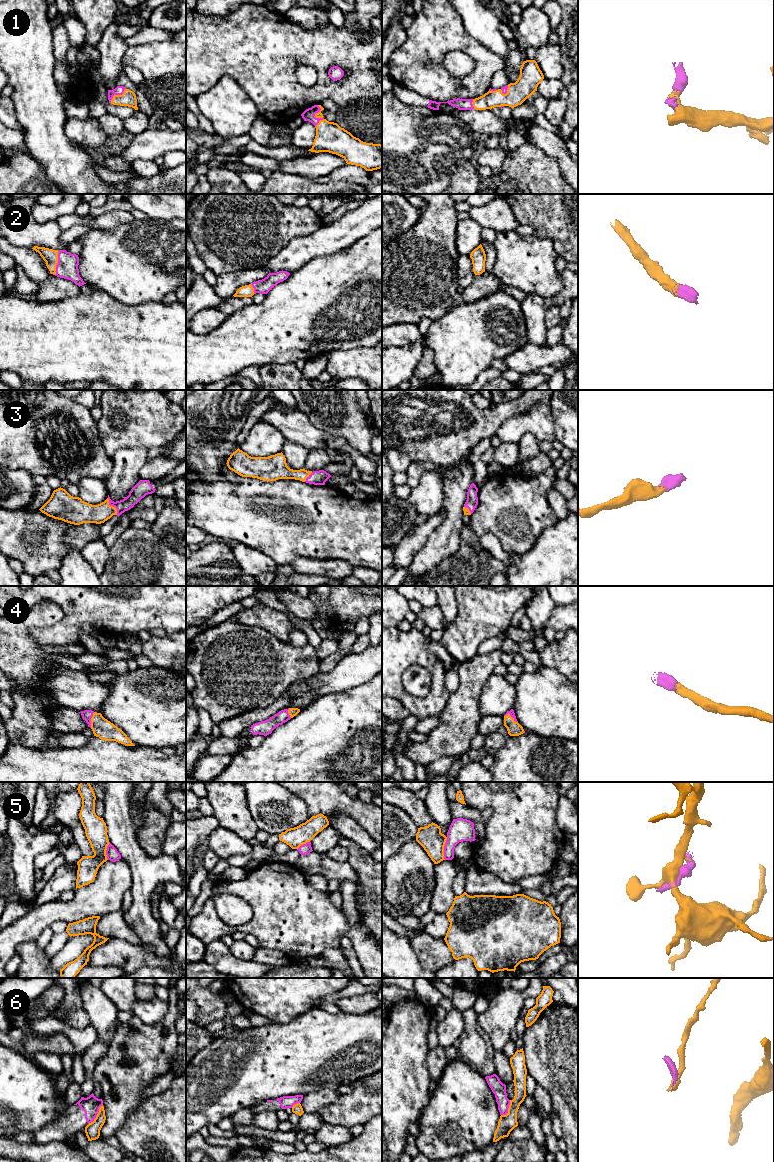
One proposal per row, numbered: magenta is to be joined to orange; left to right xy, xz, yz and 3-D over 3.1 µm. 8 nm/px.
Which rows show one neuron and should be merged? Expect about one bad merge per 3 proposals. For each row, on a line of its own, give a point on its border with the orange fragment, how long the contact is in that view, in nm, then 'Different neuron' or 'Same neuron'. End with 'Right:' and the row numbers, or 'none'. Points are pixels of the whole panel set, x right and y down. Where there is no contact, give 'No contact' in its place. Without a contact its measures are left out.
1: Touches orange at xy (117, 95). Shared border 170 nm. Same neuron
2: Touches orange at xy (57, 262). Shared border 200 nm. Same neuron
3: Touches orange at xy (112, 506). Shared border 160 nm. Same neuron
4: Touches orange at yz (510, 716). Shared border 130 nm. Same neuron
5: Touches orange at yz (443, 848). Shared border 190 nm. Different neuron
6: Touches orange at xy (97, 1115). Shared border 200 nm. Different neuron
Right: 1, 2, 3, 4

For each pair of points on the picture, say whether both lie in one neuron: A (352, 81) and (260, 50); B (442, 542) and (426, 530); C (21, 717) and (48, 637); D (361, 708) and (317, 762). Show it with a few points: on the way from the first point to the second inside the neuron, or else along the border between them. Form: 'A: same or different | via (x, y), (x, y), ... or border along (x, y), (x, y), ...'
A: same | via (340, 55), (335, 50), (286, 50)
B: different | border along (444, 513), (442, 522), (417, 552)
C: different | border along (55, 625), (36, 628), (30, 633)
D: same | via (353, 721), (347, 727), (347, 732), (330, 749)

